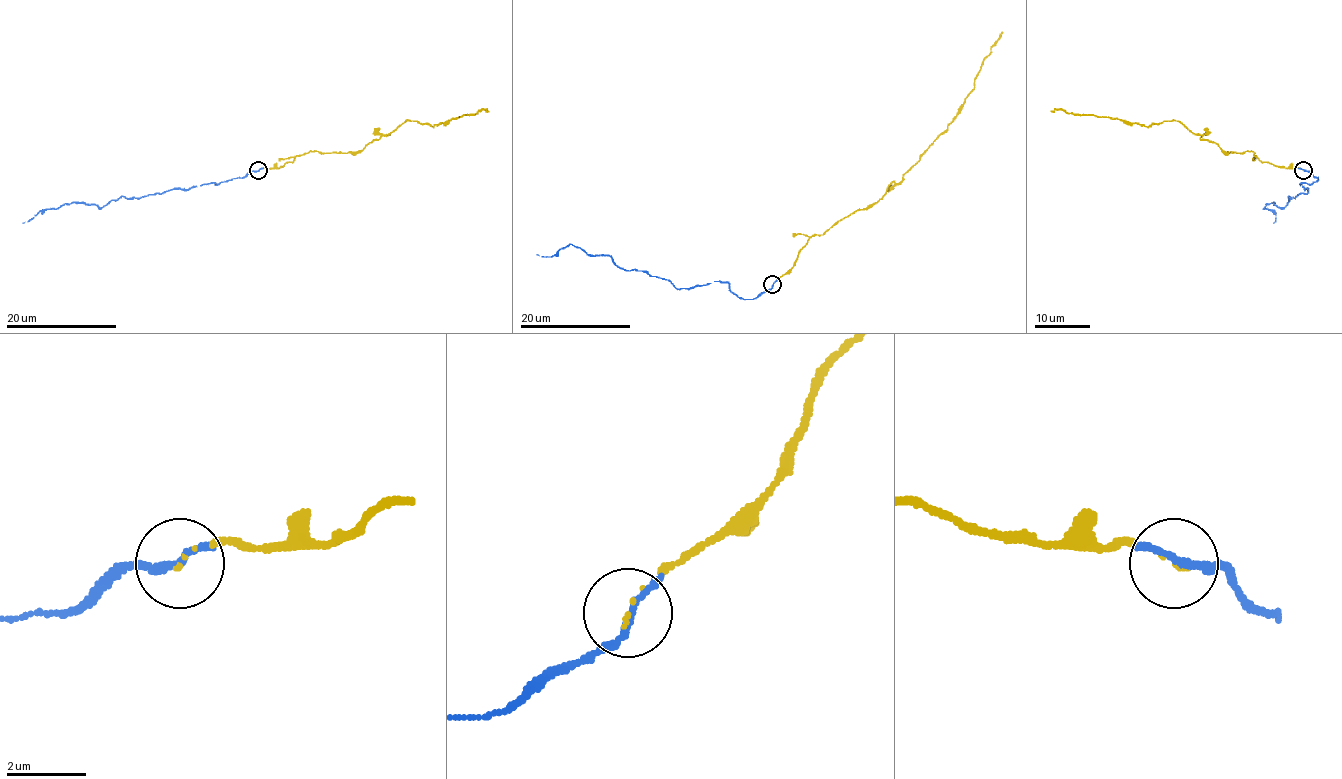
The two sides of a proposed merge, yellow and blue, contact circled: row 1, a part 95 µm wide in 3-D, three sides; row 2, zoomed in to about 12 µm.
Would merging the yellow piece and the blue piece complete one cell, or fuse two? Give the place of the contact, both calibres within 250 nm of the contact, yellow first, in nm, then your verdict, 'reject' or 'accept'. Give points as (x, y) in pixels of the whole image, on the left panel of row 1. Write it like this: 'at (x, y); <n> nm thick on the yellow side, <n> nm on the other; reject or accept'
at (258, 170); 60 nm thick on the yellow side, 160 nm on the other; accept

